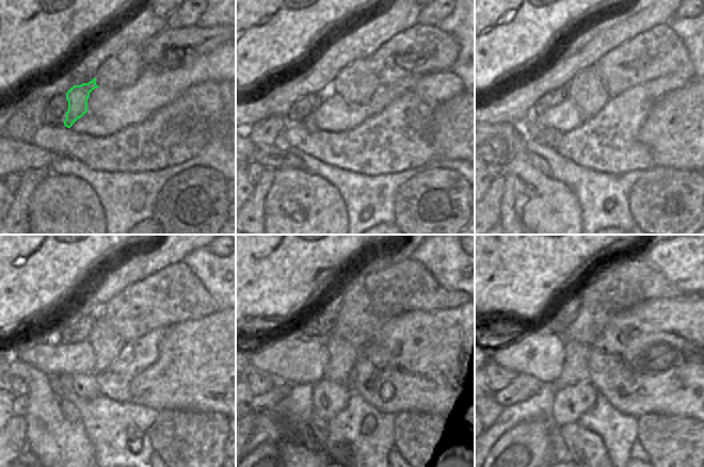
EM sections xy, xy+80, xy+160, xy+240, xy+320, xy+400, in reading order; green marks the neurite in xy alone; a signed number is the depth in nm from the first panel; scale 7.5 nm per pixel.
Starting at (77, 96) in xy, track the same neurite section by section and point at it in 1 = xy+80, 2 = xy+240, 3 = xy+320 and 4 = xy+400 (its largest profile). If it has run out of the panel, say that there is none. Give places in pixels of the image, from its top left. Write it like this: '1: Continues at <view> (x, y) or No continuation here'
1: Continues at xy+80 (308, 123)
2: Continues at xy+240 (84, 385)
3: Continues at xy+320 (330, 398)
4: Continues at xy+400 (570, 403)

